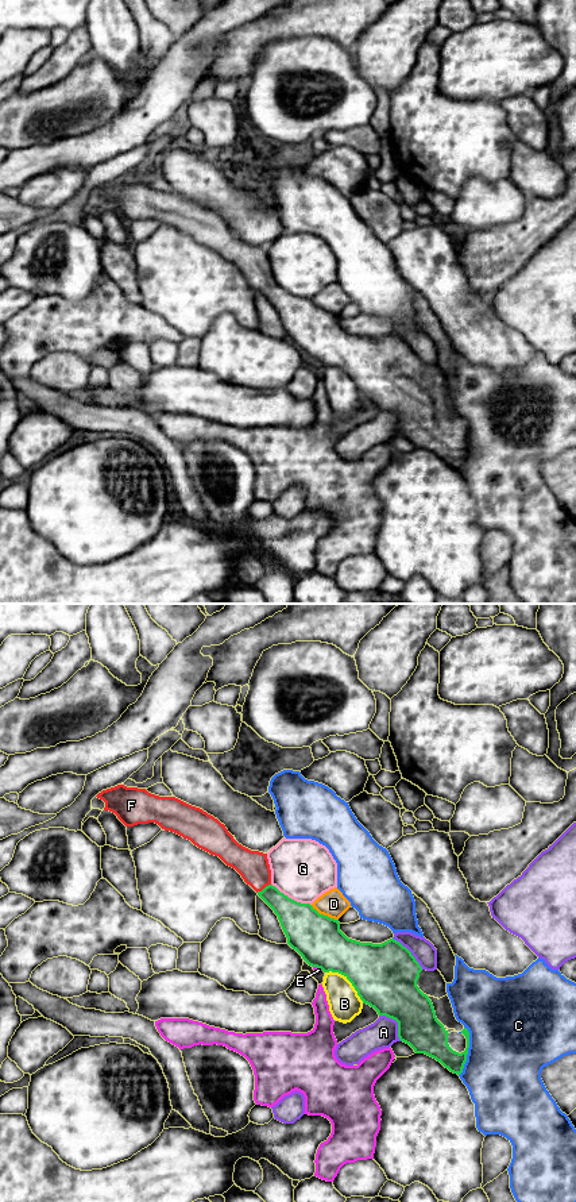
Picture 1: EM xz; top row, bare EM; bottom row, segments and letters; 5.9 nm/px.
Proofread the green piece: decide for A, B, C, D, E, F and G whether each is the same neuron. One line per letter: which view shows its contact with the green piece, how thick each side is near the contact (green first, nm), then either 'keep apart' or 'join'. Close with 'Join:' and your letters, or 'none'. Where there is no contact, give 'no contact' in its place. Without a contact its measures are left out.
A: xz | 360/170 nm | keep apart
B: xz | 380/190 nm | keep apart
C: xz | 220/480 nm | keep apart
D: xz | 280/160 nm | keep apart
E: xz | 280/30 nm | keep apart
F: xz | 190/180 nm | join
G: xz | 260/360 nm | keep apart
Join: F

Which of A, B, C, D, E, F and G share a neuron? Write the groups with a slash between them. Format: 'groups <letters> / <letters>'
groups A / B / C / D / E / F / G

